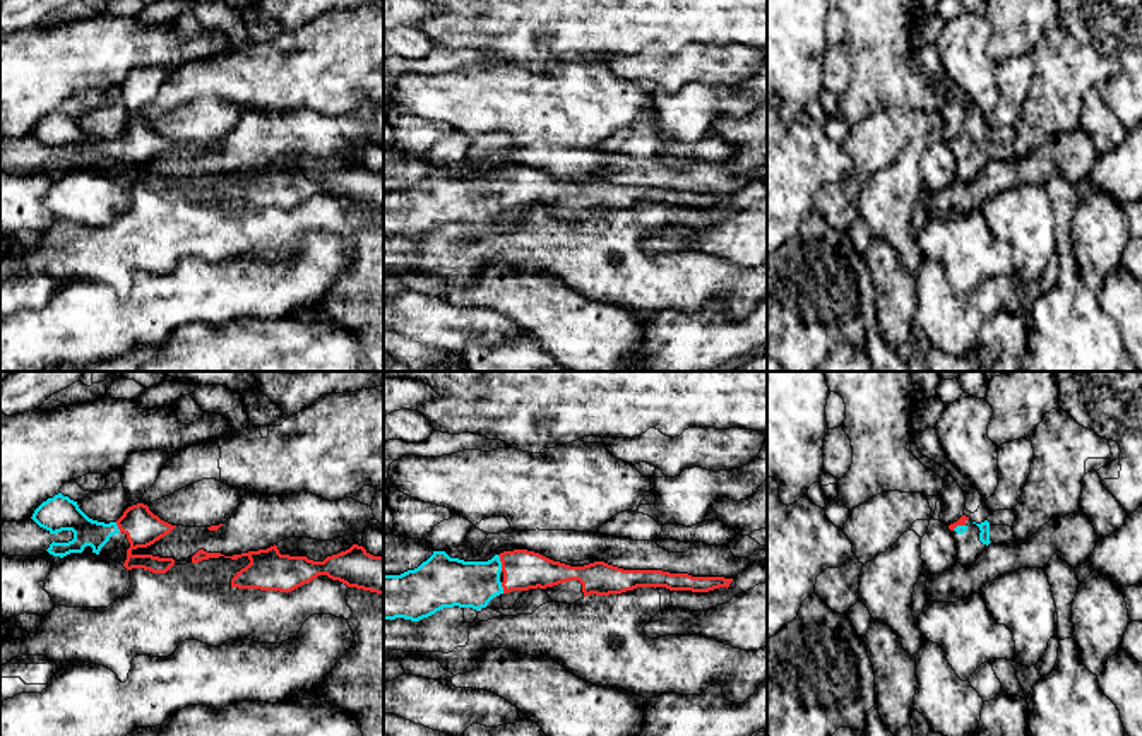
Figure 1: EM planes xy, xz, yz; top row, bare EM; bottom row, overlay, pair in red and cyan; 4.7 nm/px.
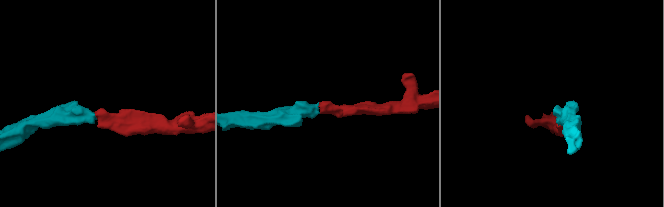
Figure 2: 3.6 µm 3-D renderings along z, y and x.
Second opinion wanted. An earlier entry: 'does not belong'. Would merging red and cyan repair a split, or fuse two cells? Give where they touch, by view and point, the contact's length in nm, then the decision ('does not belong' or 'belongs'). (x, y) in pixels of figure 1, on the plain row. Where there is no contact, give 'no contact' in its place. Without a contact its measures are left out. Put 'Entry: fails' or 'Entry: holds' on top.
Entry: fails
xz (502, 180) | 80 nm | belongs

